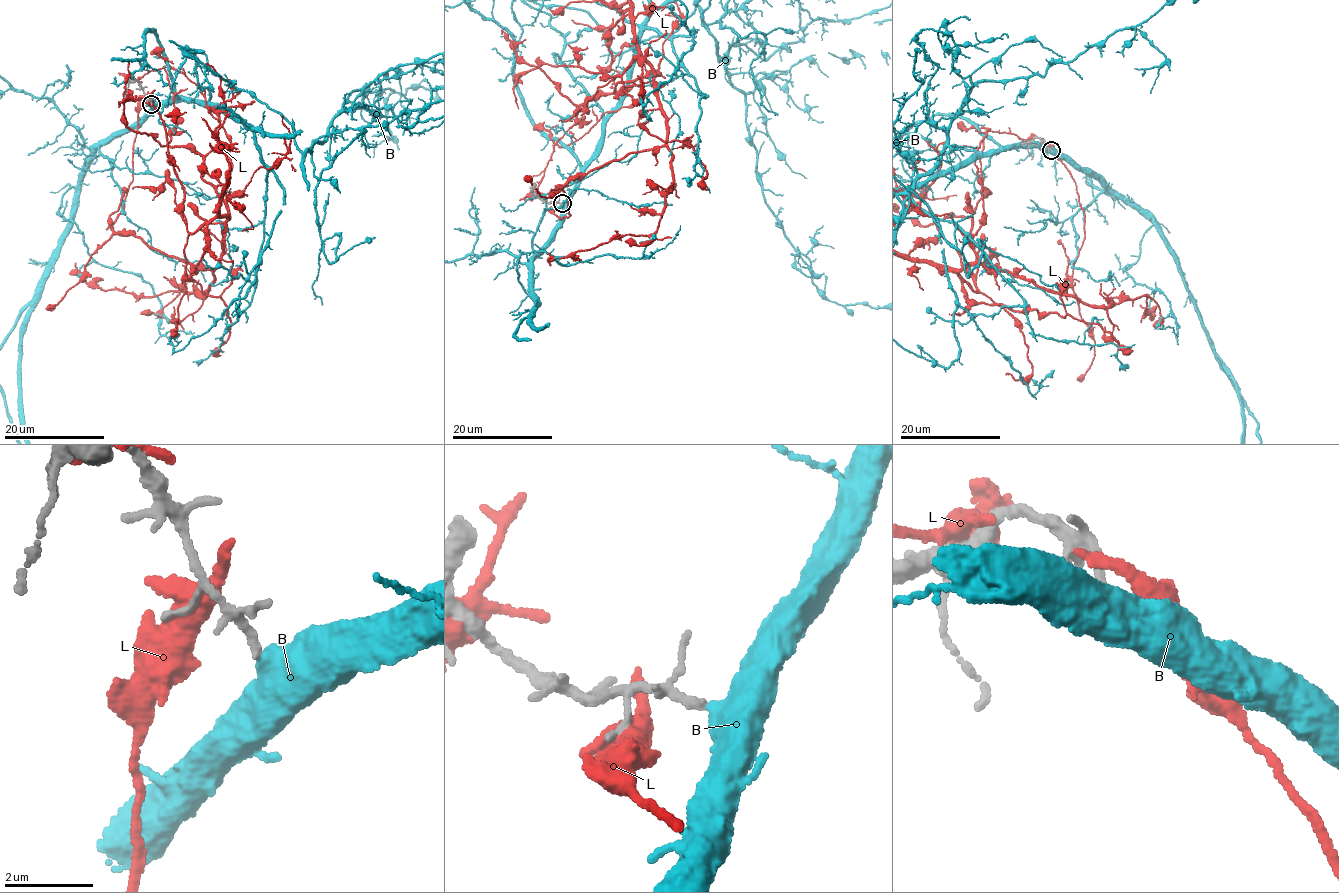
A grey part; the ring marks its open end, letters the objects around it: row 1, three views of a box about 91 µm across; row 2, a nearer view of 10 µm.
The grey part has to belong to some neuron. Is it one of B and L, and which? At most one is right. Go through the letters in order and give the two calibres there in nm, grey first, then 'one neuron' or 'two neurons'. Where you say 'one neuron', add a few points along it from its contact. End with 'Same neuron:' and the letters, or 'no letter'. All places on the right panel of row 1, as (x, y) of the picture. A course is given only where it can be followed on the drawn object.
B: calibres 150 and 650 nm; one neuron
L: calibres 110 and 600 nm; two neurons
Same neuron: B

